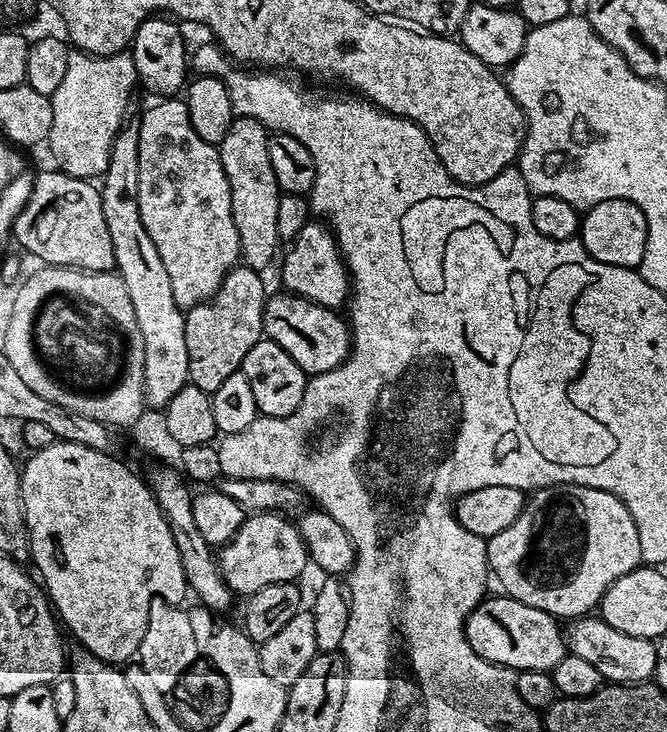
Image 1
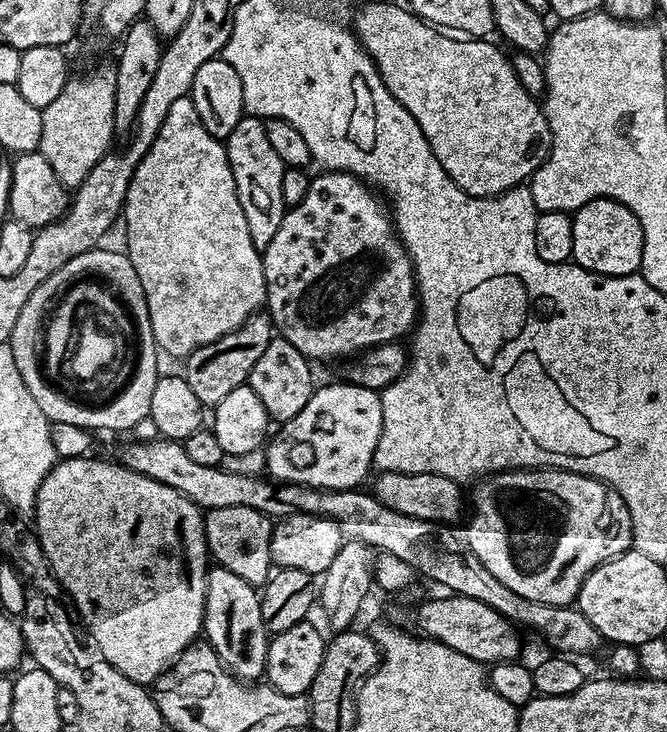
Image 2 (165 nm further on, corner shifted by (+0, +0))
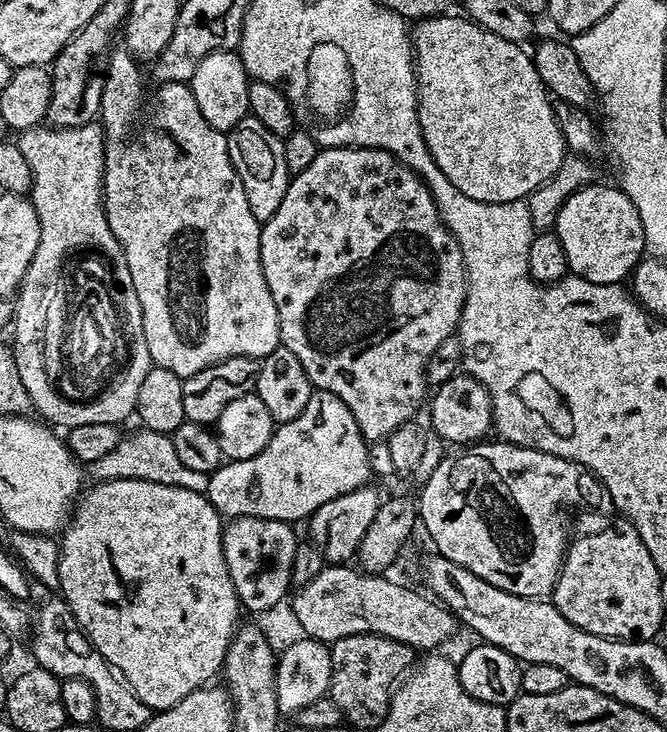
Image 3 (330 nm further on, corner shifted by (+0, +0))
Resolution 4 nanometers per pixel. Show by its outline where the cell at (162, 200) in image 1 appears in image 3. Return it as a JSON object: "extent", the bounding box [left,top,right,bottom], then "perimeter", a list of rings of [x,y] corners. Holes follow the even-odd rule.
{"extent":[98,46,281,378],"perimeter":[[[124,46],[117,47],[107,57],[106,67],[102,72],[104,89],[98,120],[104,130],[104,187],[102,189],[104,213],[110,222],[110,230],[114,230],[114,238],[118,238],[118,246],[122,246],[122,254],[126,254],[126,266],[130,266],[130,278],[134,278],[134,290],[138,290],[138,302],[142,306],[142,330],[146,334],[146,346],[150,346],[152,363],[157,368],[165,368],[182,378],[187,378],[226,358],[245,356],[251,360],[261,361],[275,348],[281,347],[280,323],[278,310],[274,306],[270,286],[266,286],[266,274],[262,270],[260,261],[262,224],[254,218],[254,214],[250,214],[250,202],[246,198],[242,178],[238,178],[230,162],[227,135],[214,130],[214,126],[210,126],[210,122],[202,118],[202,110],[198,110],[198,102],[194,102],[194,94],[188,84],[161,83],[160,101],[157,102],[156,113],[152,116],[152,125],[141,136],[136,136],[136,115],[140,112],[140,95],[144,92],[144,80],[140,77],[139,67],[141,68],[141,65],[136,57]]]}

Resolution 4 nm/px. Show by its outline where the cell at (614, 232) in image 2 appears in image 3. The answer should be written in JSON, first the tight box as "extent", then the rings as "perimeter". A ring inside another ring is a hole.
{"extent":[554,182,646,284],"perimeter":[[[593,182],[579,188],[573,196],[566,198],[562,210],[558,210],[554,231],[562,242],[562,250],[566,250],[569,273],[586,278],[586,282],[620,284],[627,281],[646,252],[642,218],[638,218],[634,202],[630,202],[630,198],[619,186],[612,185],[611,188],[608,184]]]}

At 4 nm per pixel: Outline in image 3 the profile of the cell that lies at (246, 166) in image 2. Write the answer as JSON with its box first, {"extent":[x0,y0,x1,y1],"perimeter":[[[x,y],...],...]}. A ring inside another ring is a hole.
{"extent":[227,114,290,222],"perimeter":[[[250,114],[227,133],[227,138],[230,162],[238,178],[242,178],[242,186],[250,202],[250,214],[254,214],[254,218],[261,222],[274,218],[274,210],[282,206],[282,198],[286,194],[290,179],[283,139],[270,134],[270,130],[266,130],[266,126],[262,126],[262,122],[258,122],[258,118]]]}

